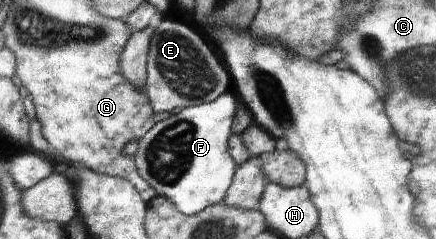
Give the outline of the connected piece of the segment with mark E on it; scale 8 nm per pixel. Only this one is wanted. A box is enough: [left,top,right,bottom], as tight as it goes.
[146,18,232,113]

